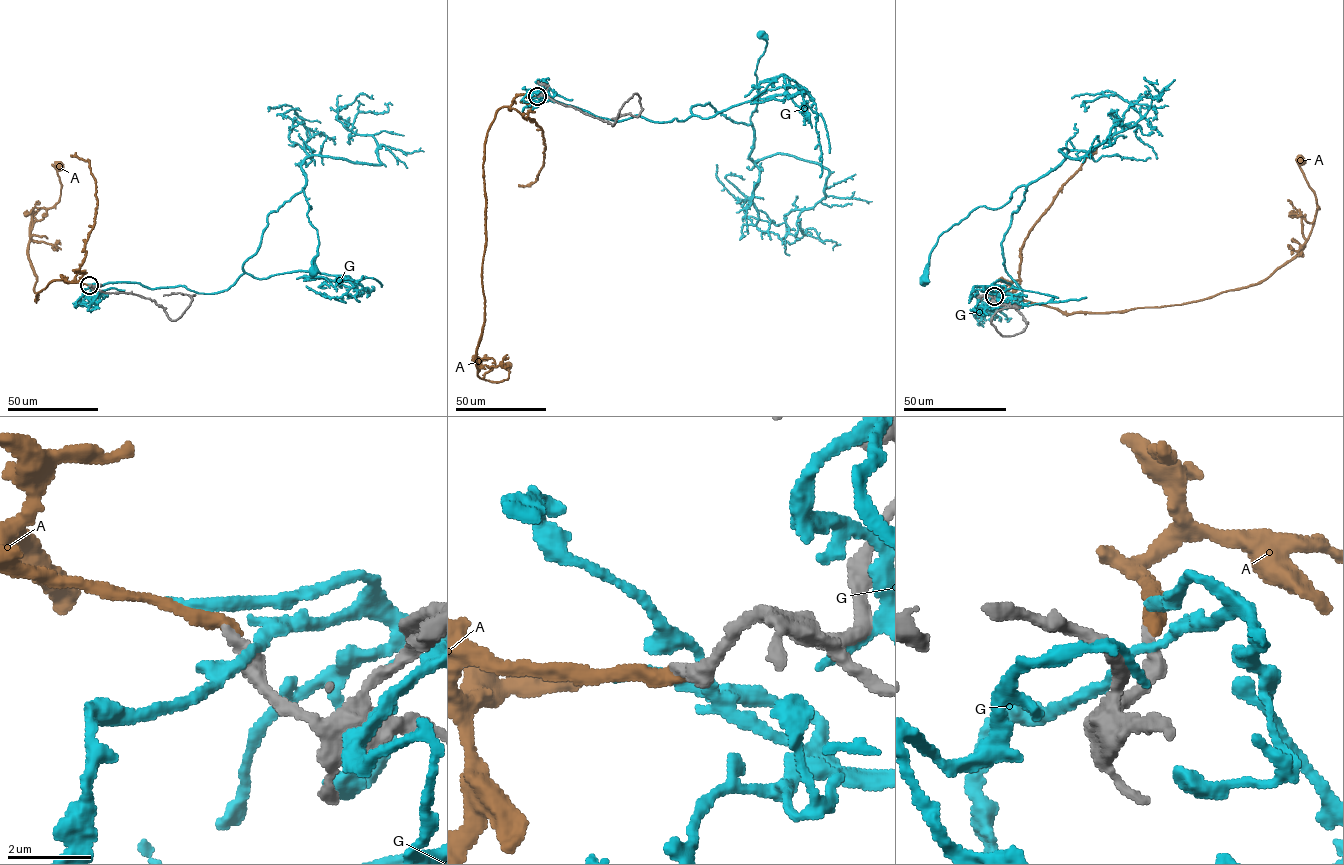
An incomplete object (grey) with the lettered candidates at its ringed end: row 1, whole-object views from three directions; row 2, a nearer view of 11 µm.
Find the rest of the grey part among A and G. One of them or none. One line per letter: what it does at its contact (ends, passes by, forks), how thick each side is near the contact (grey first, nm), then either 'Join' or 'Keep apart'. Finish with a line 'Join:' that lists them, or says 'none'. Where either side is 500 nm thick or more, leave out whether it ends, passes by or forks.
A: It ends there. Thickness 360 nm (grey) against 380 nm. Keep apart
G: It forks there. Thickness 480 nm (grey) against 190 nm. Keep apart
Join: none

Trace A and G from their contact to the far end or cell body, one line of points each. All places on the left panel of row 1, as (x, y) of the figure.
A: (89, 285), (61, 276), (35, 301), (29, 227), (41, 208), (58, 201), (60, 165)
G: (90, 286), (227, 290), (256, 252), (267, 215), (303, 188), (318, 239), (312, 271)

